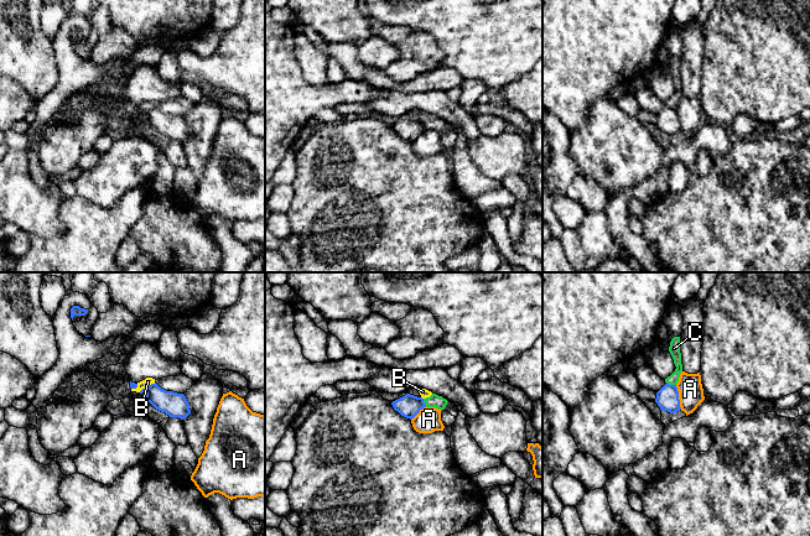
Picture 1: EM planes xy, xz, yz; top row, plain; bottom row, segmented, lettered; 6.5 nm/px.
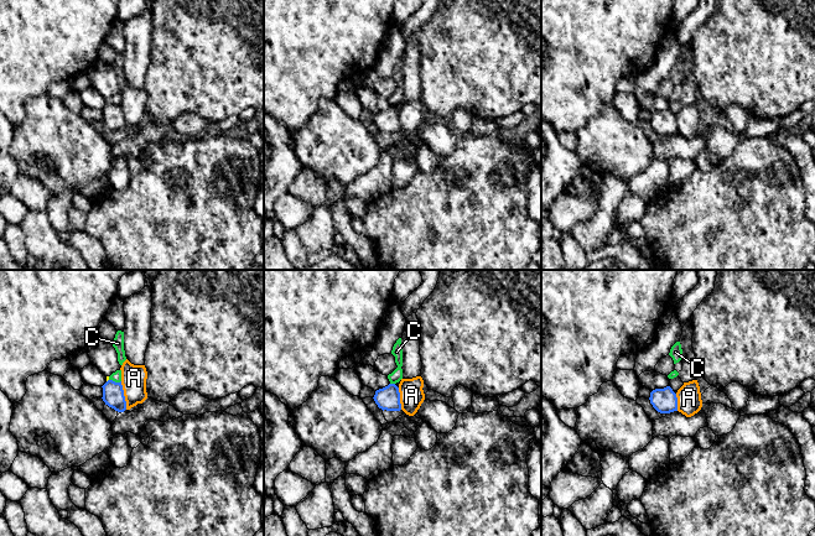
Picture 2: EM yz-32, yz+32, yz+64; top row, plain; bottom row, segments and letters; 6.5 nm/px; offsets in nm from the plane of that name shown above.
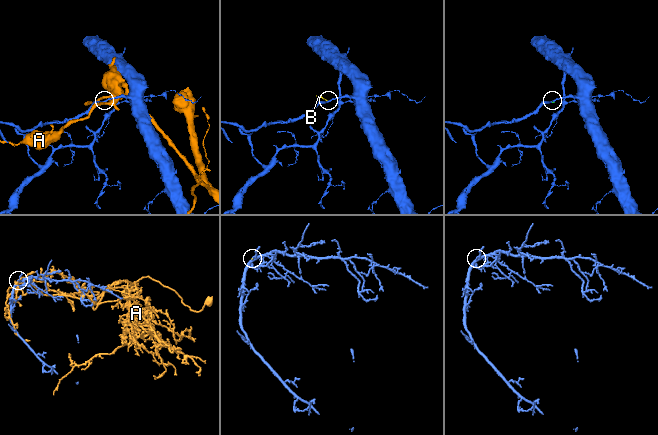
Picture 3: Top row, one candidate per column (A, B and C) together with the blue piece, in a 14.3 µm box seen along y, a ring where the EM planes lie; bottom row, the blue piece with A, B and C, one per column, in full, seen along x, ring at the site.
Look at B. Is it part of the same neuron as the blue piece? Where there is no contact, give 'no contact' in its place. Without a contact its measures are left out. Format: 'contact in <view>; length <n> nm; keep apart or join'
contact in xy; length 130 nm; keep apart

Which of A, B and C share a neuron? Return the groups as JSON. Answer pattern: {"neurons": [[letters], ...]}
{"neurons": [["A"], ["B", "C"]]}

